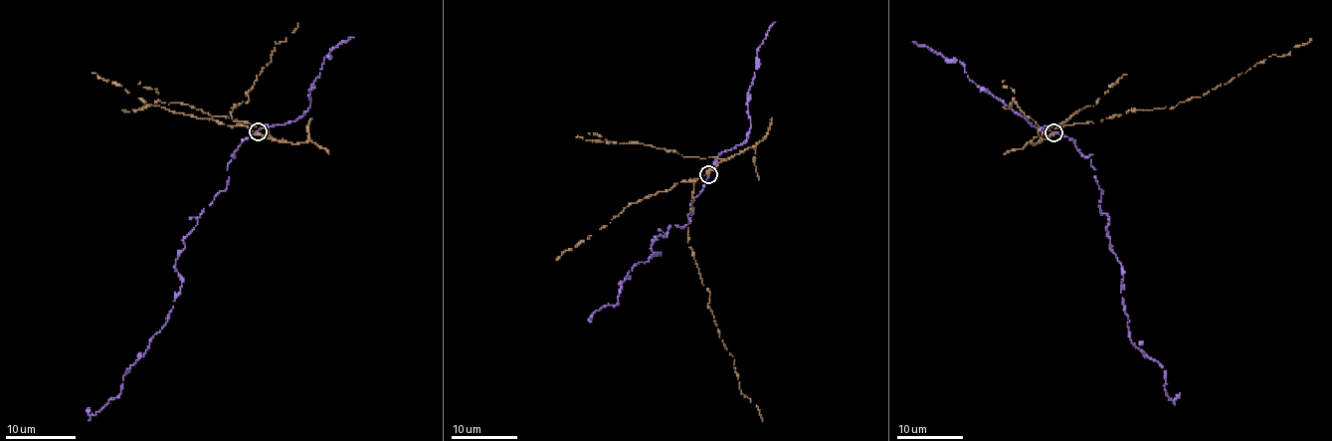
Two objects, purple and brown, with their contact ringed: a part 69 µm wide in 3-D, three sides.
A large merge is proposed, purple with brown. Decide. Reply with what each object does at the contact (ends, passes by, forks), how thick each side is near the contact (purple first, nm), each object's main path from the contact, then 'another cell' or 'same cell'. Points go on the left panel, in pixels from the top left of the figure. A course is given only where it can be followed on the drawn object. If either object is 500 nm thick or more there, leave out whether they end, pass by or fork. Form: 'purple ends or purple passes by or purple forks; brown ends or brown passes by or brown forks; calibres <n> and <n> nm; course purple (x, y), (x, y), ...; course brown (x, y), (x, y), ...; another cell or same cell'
purple ends; brown ends; calibres 280 and 420 nm; course purple (258, 131), (183, 240), (163, 327), (121, 392), (90, 408); course brown (258, 132), (232, 118), (230, 111), (247, 103), (246, 94), (271, 62), (275, 42), (285, 41), (297, 23); another cell

